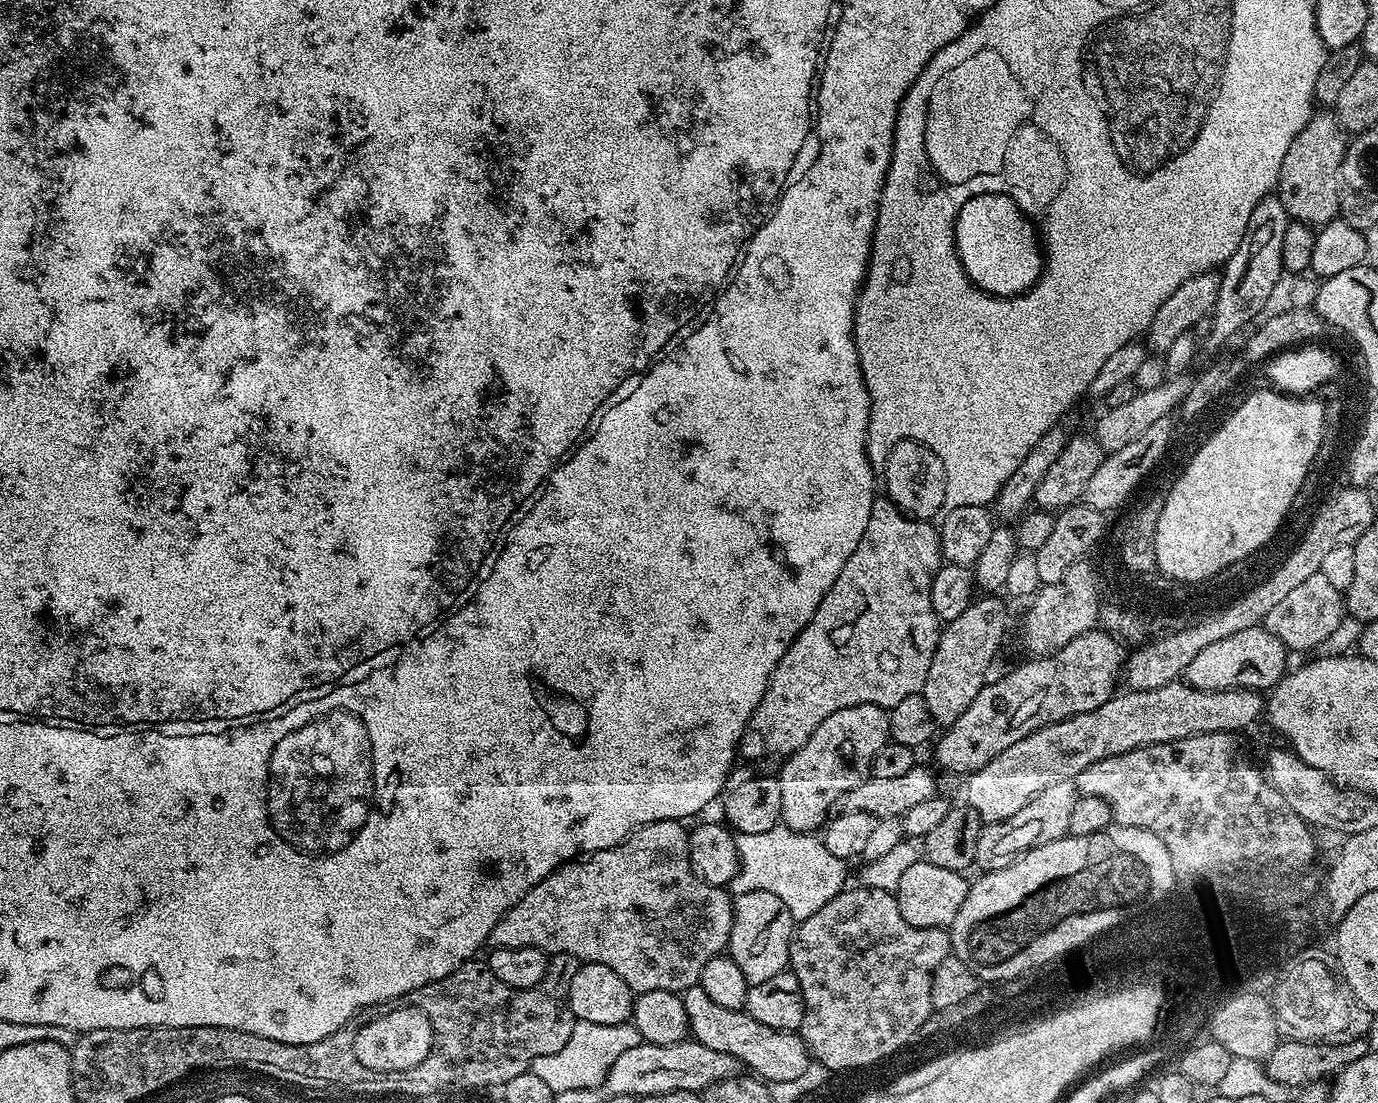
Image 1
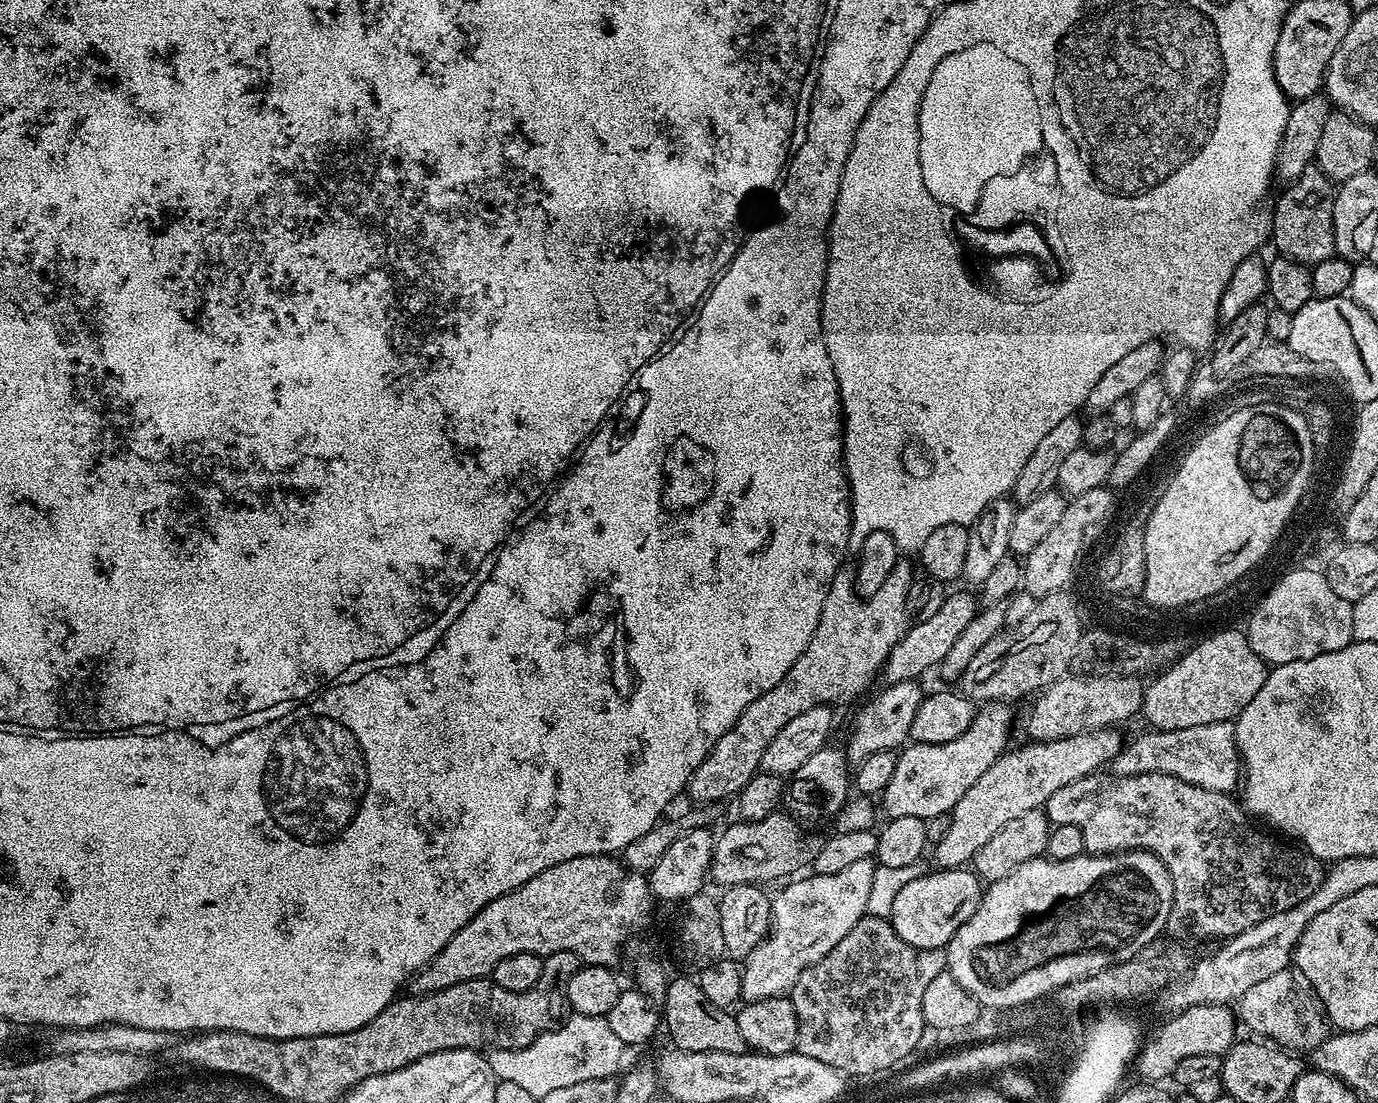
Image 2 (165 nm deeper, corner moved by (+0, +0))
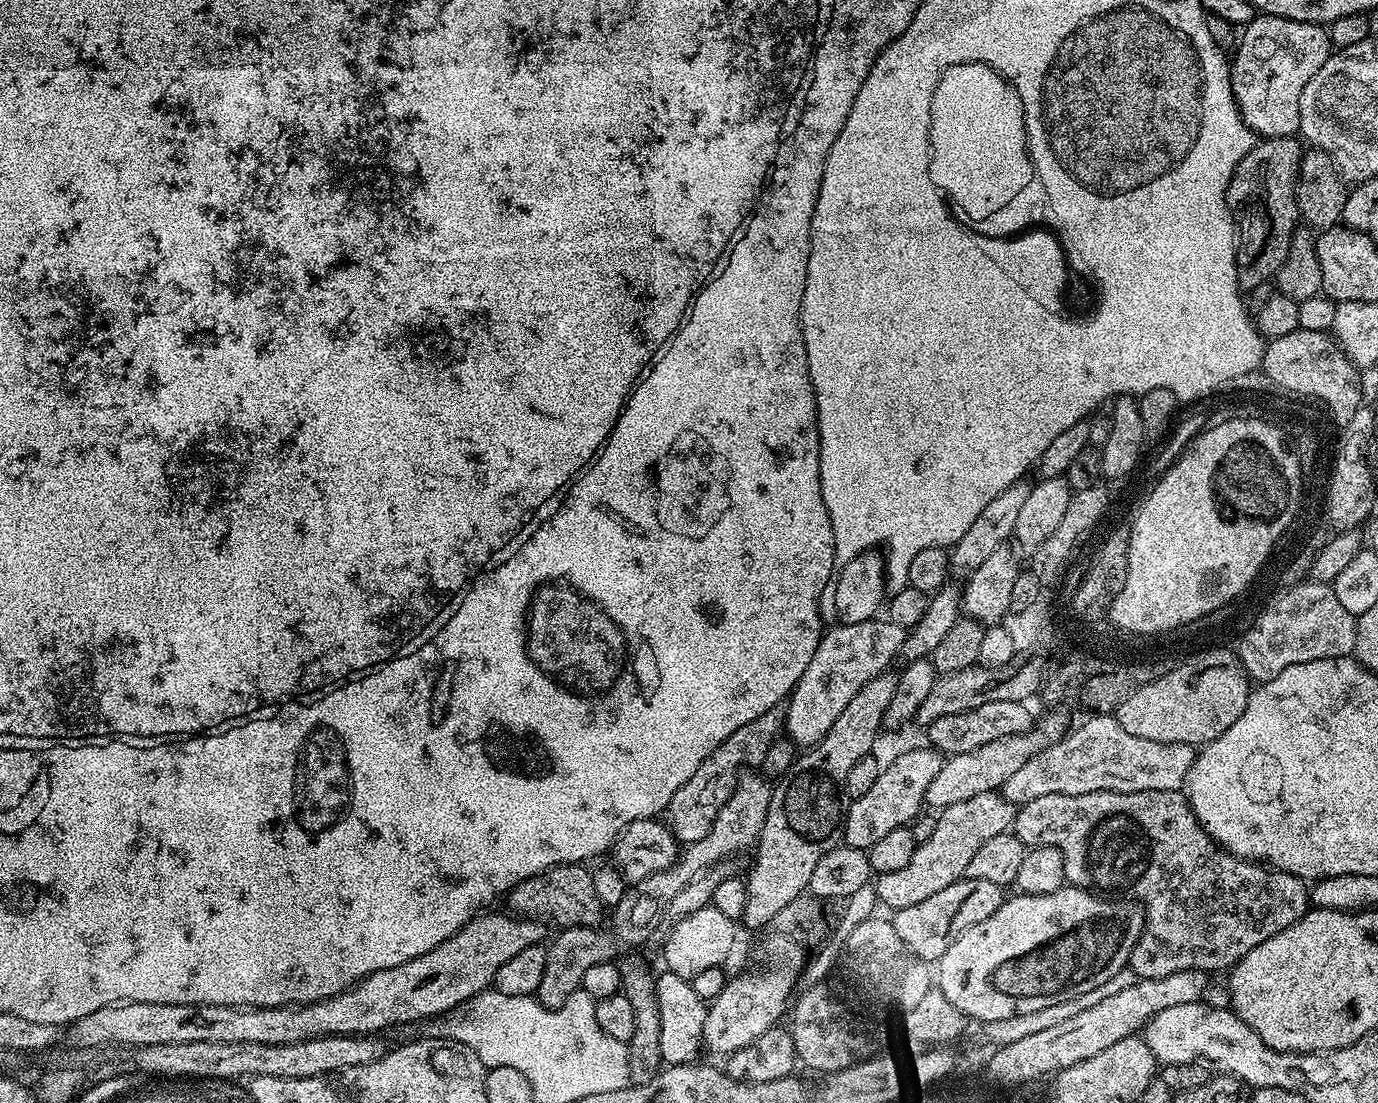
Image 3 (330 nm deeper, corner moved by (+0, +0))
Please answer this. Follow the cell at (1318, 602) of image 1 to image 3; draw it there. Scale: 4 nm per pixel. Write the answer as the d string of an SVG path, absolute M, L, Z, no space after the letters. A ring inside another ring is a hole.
M1301 582L1294 586L1292 590L1286 591L1288 596L1284 596L1279 604L1272 609L1269 609L1267 616L1264 616L1260 623L1256 624L1256 628L1249 633L1248 638L1244 641L1244 655L1240 657L1244 668L1248 671L1249 677L1253 681L1263 682L1274 678L1278 674L1282 674L1282 670L1286 670L1286 666L1298 666L1298 662L1314 662L1318 658L1338 658L1339 656L1352 656L1356 650L1356 617L1350 614L1350 610L1346 610L1346 606L1342 606L1342 602L1338 602L1338 594L1335 587L1328 582Z

